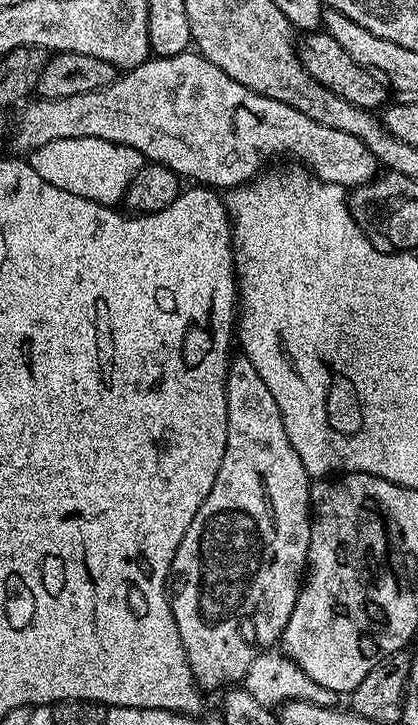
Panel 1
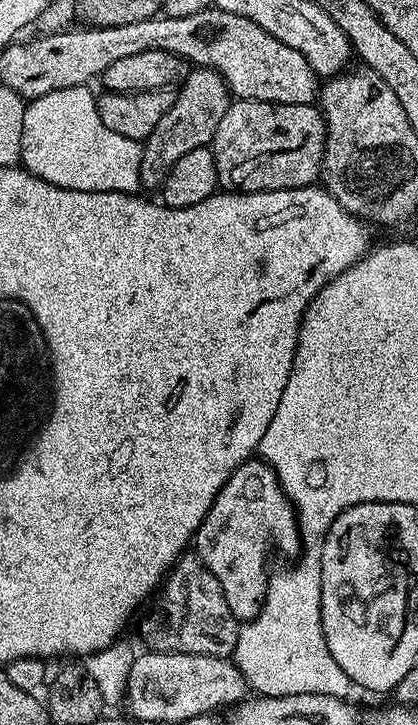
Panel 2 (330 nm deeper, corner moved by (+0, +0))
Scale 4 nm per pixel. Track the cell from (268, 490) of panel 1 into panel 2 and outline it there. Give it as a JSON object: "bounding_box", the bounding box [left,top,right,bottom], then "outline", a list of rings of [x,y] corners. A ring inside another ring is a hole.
{"bounding_box":[194,458,302,622],"outline":[[[253,458],[238,466],[238,470],[234,470],[226,486],[222,486],[194,537],[195,555],[199,557],[206,570],[218,580],[218,585],[225,594],[226,603],[239,622],[247,622],[255,618],[264,604],[270,575],[268,555],[271,554],[272,547],[276,547],[284,556],[295,557],[302,548],[300,521],[296,509],[285,496],[272,465],[264,463],[259,458]]]}

